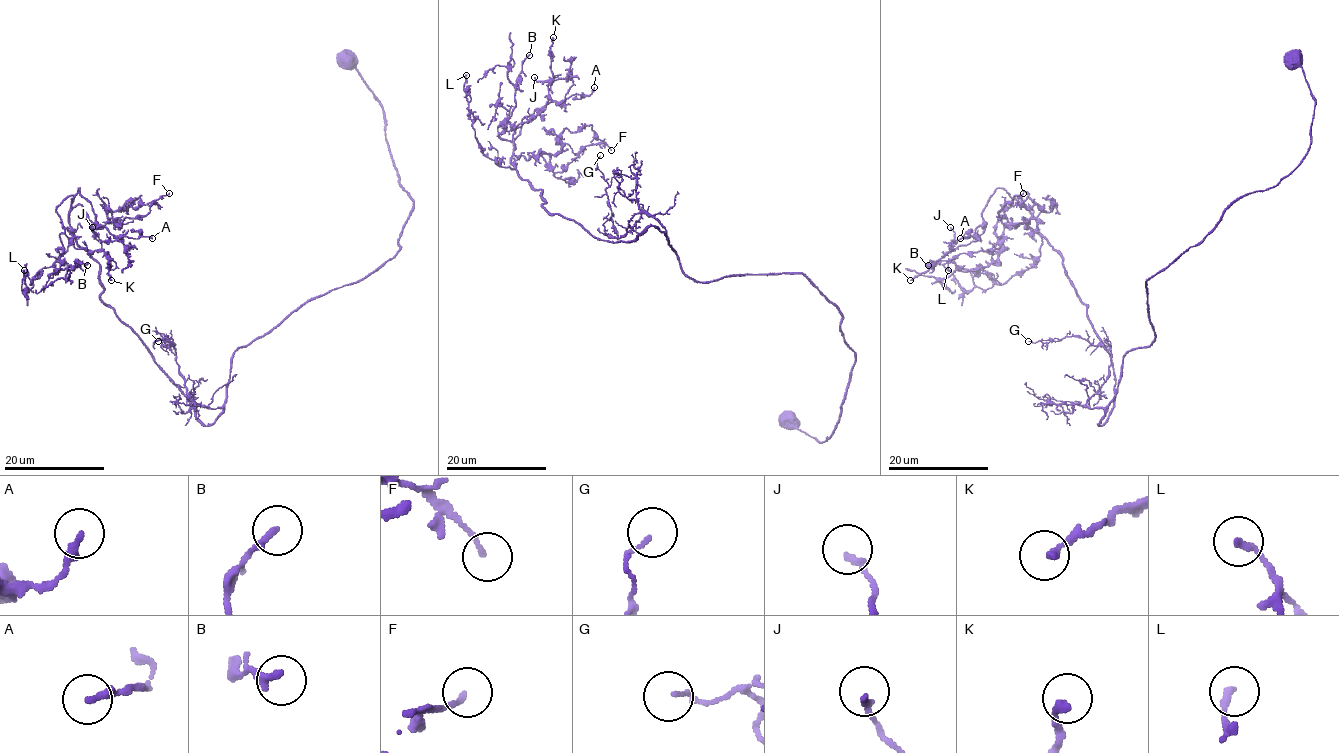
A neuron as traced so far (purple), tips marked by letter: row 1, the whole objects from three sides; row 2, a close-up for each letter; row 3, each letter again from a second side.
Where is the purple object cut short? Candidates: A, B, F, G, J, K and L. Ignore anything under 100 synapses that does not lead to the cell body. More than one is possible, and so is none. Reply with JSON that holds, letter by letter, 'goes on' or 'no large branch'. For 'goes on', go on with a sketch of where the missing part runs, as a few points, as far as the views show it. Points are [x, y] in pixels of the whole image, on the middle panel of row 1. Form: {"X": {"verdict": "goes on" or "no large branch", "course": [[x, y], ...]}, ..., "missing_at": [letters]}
{"A": {"verdict": "no large branch"}, "B": {"verdict": "no large branch"}, "F": {"verdict": "no large branch"}, "G": {"verdict": "no large branch"}, "J": {"verdict": "no large branch"}, "K": {"verdict": "no large branch"}, "L": {"verdict": "no large branch"}, "missing_at": []}

